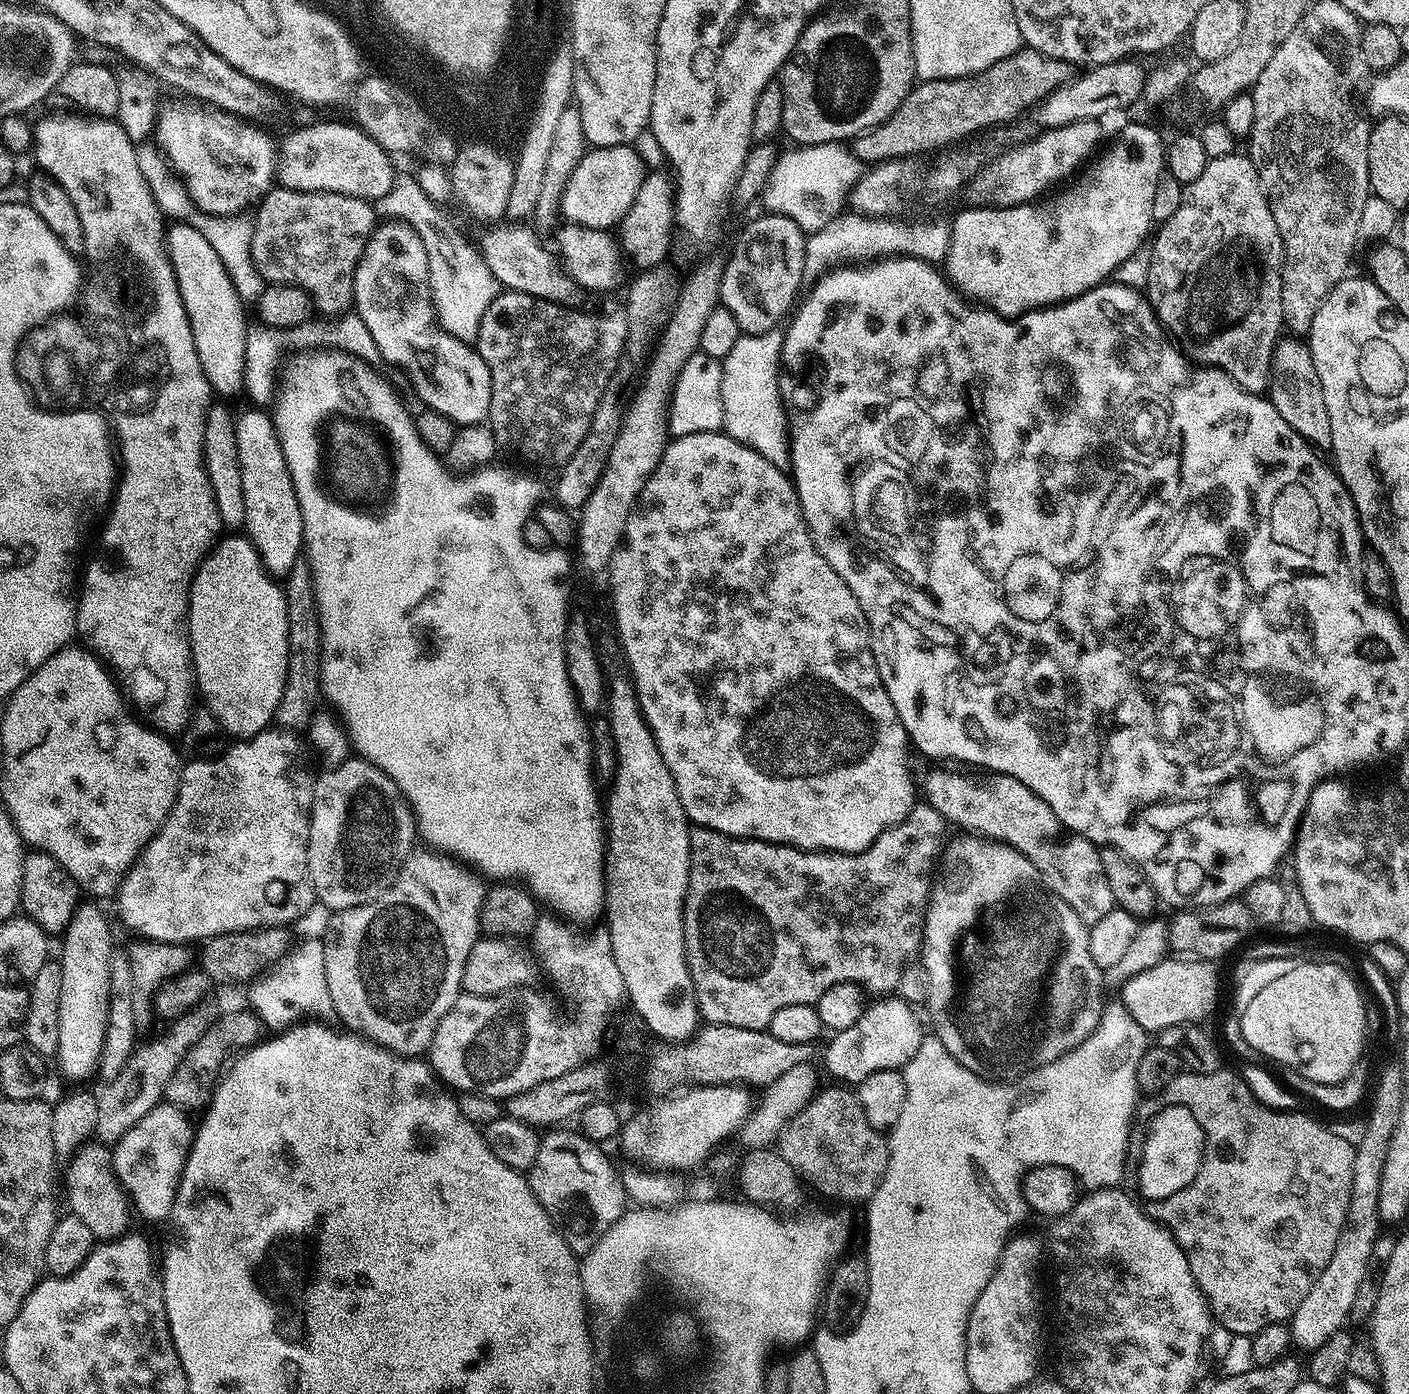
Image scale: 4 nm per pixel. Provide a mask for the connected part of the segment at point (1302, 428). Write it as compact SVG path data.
M1280 338L1272 351L1270 371L1270 399L1272 405L1290 422L1292 429L1309 444L1320 450L1331 449L1330 417L1326 414L1326 398L1322 398L1322 382L1314 370L1314 358L1307 343L1300 338Z

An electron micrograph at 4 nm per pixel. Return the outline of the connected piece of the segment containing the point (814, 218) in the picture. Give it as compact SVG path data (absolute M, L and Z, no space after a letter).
M843 141L800 146L777 157L762 193L769 213L790 217L806 234L822 229L845 209L852 188L864 173L864 163Z

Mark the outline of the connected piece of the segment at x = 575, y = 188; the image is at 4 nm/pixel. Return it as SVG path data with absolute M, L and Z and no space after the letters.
M619 144L614 147L592 148L584 153L582 162L575 167L570 182L564 191L561 213L569 223L582 225L584 228L602 229L604 231L613 229L619 225L633 205L634 197L641 189L641 184L646 175L646 162L633 145Z

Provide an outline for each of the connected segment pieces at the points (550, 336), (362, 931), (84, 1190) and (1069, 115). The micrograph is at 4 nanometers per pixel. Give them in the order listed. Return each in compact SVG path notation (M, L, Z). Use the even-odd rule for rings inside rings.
M511 290L501 291L493 295L490 306L482 314L480 329L474 341L474 347L480 353L480 357L486 362L490 370L490 382L492 383L492 393L490 394L490 410L488 411L487 423L492 424L492 432L496 435L496 440L504 448L509 448L512 452L521 452L524 456L529 456L532 460L549 460L555 466L564 465L569 458L581 446L582 440L586 439L593 431L592 419L596 416L596 411L600 408L600 399L604 396L604 387L608 384L608 379L612 376L612 371L617 371L618 359L623 357L627 342L627 322L623 315L596 317L592 312L582 312L579 307L564 307L555 304L550 300L543 300L537 296L531 296L525 292L513 292Z
M416 846L404 859L395 880L379 896L365 904L332 912L322 941L335 1019L344 1023L341 1025L347 1031L371 1040L395 1056L423 1057L432 1047L438 1022L442 1022L462 994L460 983L466 958L482 936L480 911L485 891L485 881L463 863L447 854Z
M89 1142L80 1147L67 1161L68 1164L68 1204L71 1215L82 1218L97 1241L116 1240L129 1231L128 1223L134 1217L134 1209L128 1193L112 1169L112 1154L107 1144Z
M1125 58L1123 60L1115 60L1109 64L1097 64L1089 67L1085 76L1077 75L1066 86L1062 86L1058 90L1054 90L1054 94L1050 94L1045 100L1041 100L1038 107L1035 109L1034 115L1036 120L1043 129L1060 128L1062 125L1070 122L1082 122L1083 120L1094 120L1104 118L1107 112L1123 113L1129 109L1133 103L1139 101L1143 94L1143 88L1146 77L1146 69L1139 64L1139 59Z

